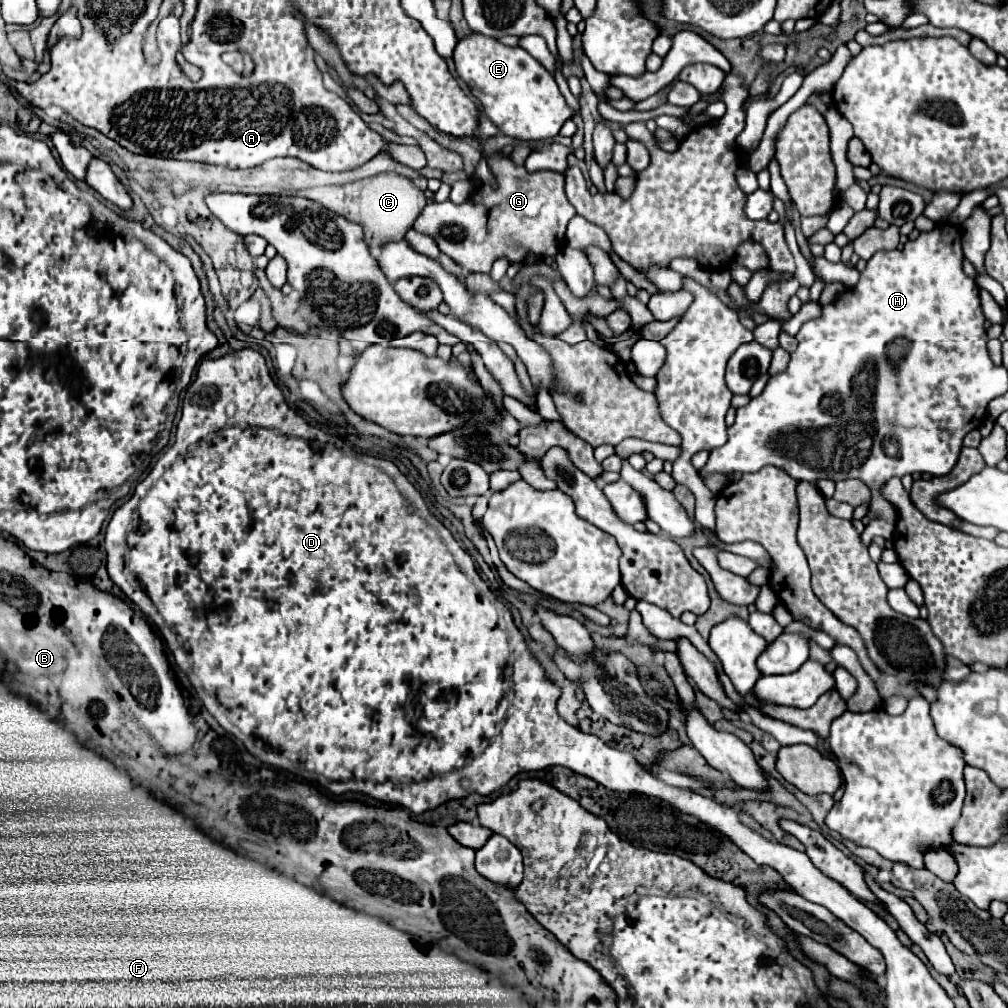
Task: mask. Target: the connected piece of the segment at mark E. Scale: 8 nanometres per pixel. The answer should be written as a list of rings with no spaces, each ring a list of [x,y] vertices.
[[[474,32],[458,42],[458,48],[454,50],[454,66],[458,76],[482,102],[484,114],[498,124],[500,132],[506,136],[530,142],[554,138],[562,124],[574,116],[574,110],[566,104],[550,72],[518,46],[510,48],[494,38],[478,36]]]

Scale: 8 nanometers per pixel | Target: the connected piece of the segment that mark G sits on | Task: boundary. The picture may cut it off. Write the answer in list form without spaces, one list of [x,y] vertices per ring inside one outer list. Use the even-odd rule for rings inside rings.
[[[500,150],[490,154],[486,160],[498,182],[496,188],[490,184],[480,184],[478,204],[474,200],[466,200],[464,204],[454,204],[450,200],[442,204],[426,204],[422,214],[416,218],[414,228],[434,236],[440,252],[448,254],[468,272],[490,272],[492,262],[498,258],[506,258],[510,264],[518,266],[526,262],[528,254],[534,254],[538,260],[548,256],[554,258],[564,248],[566,226],[576,214],[564,194],[564,174],[550,170],[528,172],[524,166],[516,166],[510,156],[504,156]],[[506,236],[520,238],[522,248],[508,248],[504,244]]]

